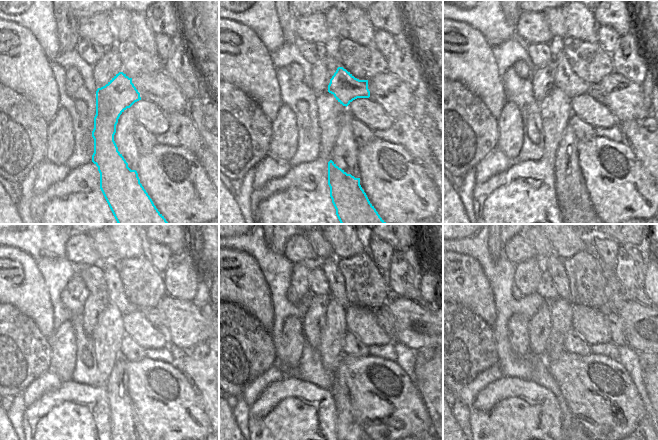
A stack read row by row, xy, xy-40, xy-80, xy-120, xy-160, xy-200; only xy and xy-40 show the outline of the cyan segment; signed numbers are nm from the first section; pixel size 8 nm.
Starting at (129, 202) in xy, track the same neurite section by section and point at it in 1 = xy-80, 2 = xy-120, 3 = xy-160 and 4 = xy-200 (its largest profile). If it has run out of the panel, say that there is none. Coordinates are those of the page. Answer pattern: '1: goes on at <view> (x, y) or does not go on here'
1: goes on at xy-80 (566, 80)
2: goes on at xy-120 (153, 315)
3: goes on at xy-160 (384, 318)
4: goes on at xy-200 (613, 321)

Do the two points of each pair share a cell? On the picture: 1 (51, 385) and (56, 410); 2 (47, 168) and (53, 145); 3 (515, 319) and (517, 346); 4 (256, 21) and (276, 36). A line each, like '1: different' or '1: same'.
1: different
2: different
3: same
4: same

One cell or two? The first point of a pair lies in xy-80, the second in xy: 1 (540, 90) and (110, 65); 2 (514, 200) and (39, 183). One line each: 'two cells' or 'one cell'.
1: one cell
2: two cells

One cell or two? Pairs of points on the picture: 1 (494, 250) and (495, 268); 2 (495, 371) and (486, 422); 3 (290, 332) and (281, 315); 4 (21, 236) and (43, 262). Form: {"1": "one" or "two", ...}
{"1": "two", "2": "two", "3": "two", "4": "two"}

